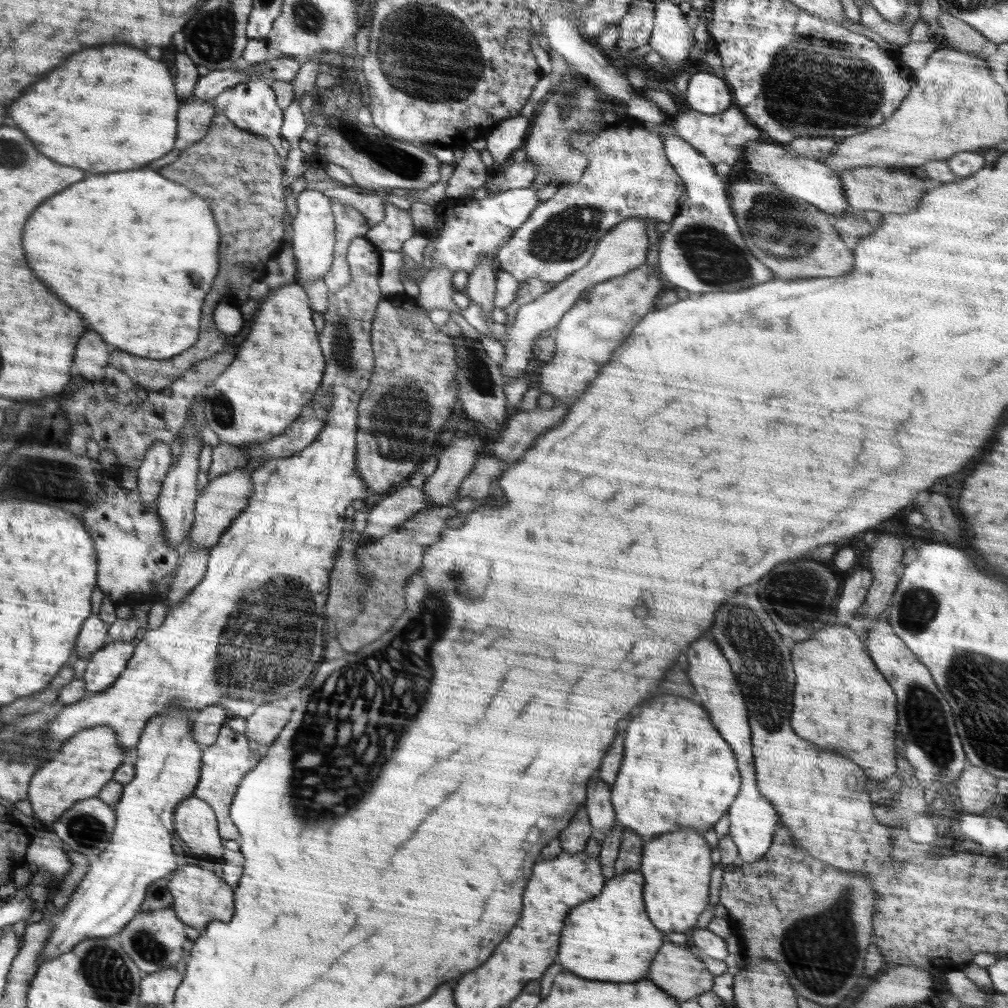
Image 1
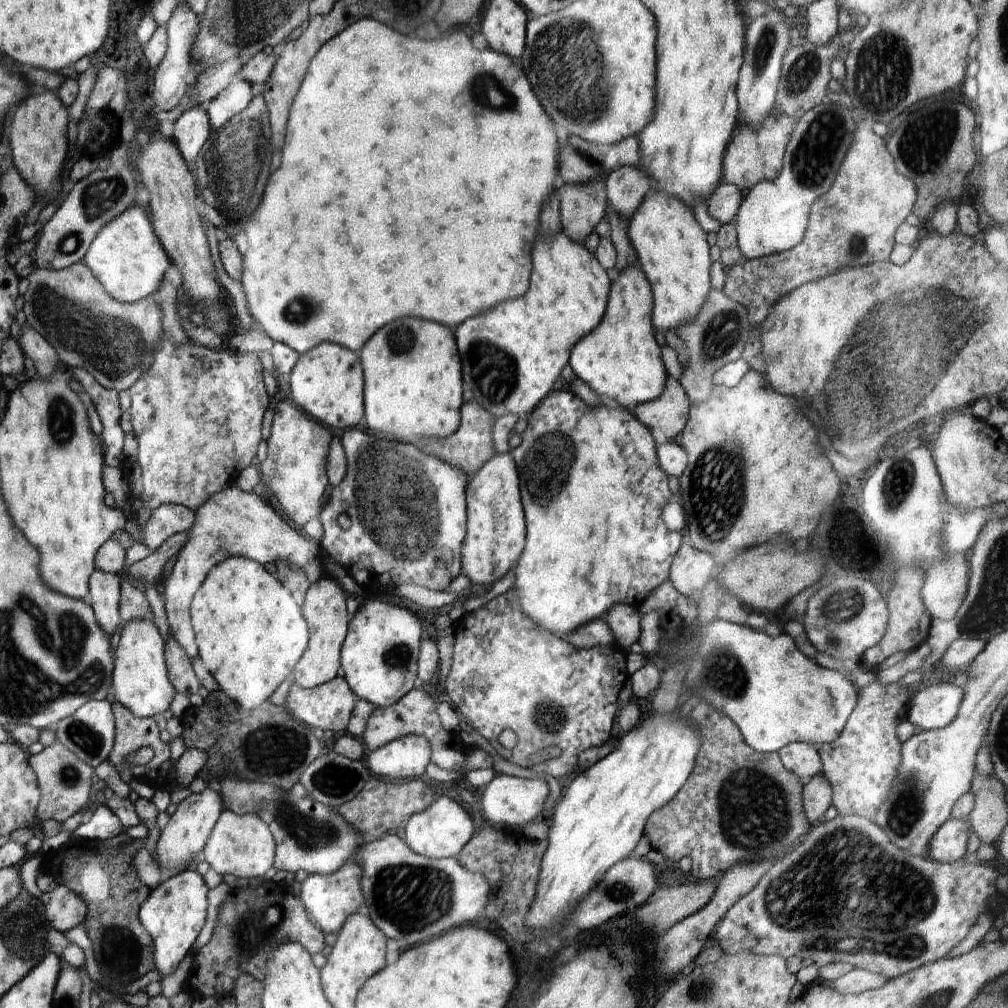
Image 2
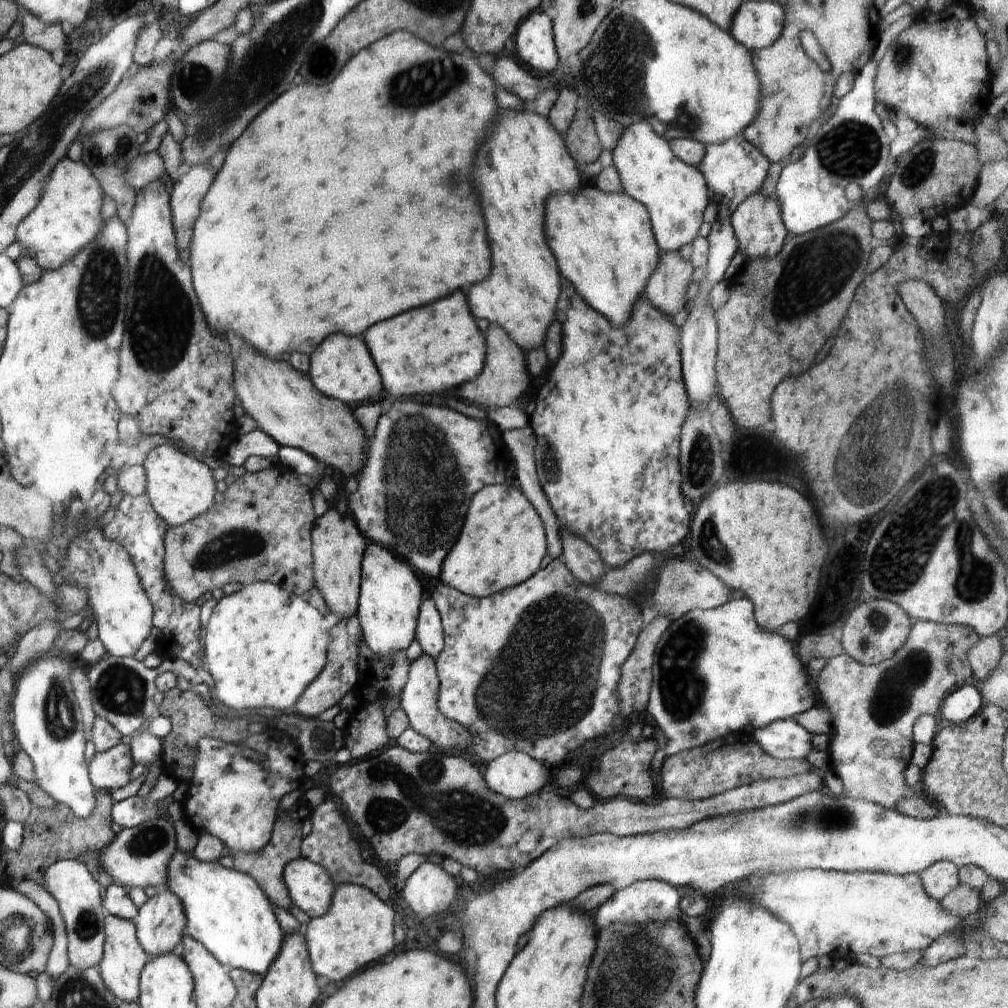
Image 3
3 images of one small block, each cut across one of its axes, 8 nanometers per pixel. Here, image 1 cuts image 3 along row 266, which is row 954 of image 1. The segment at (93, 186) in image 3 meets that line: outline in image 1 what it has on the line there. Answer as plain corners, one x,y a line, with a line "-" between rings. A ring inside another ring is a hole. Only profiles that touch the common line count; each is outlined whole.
172,707
158,713
154,720
146,723
144,734
135,748
137,759
133,779
123,786
121,798
114,805
115,827
110,843
97,856
97,860
90,861
90,871
69,899
69,904
62,910
56,910
51,905
46,908
46,915
53,920
53,932
39,956
38,967
45,960
72,951
82,940
117,935
141,910
148,885
177,868
178,855
172,849
172,836
175,835
174,811
180,803
194,795
201,775
202,750
193,735
192,713

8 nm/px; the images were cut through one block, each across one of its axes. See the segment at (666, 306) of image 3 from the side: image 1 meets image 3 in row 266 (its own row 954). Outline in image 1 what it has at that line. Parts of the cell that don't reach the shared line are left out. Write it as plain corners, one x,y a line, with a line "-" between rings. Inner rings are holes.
670,941
658,949
648,976
678,1004
709,991
715,979
706,965
690,953
690,945
681,947

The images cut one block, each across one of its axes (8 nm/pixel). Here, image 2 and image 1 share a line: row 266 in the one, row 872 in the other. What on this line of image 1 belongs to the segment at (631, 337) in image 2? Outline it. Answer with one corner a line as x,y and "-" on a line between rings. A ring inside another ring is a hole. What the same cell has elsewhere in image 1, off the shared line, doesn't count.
640,872
614,875
605,881
598,896
568,912
558,952
564,970
582,978
612,982
634,982
649,973
654,956
667,940
646,916
642,888
644,878

